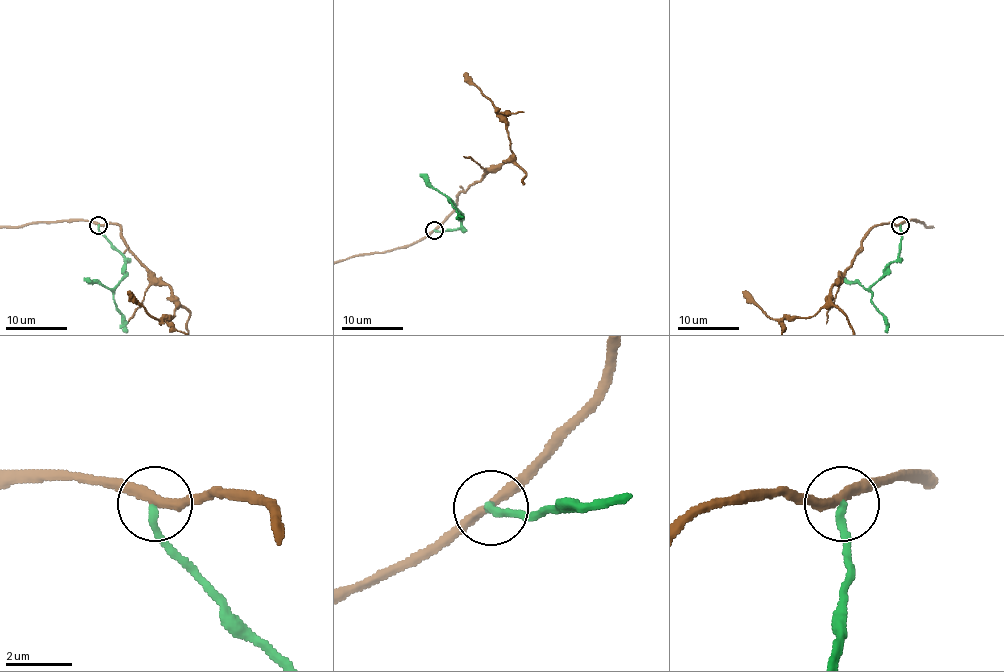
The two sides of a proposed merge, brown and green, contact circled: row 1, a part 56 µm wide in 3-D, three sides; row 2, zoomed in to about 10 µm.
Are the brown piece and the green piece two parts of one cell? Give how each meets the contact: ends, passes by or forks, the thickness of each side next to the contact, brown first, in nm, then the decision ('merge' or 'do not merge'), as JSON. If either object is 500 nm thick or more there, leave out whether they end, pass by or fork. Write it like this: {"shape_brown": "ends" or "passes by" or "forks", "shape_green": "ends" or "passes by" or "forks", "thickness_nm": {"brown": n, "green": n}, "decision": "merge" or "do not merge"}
{"shape_brown": "passes by", "shape_green": "ends", "thickness_nm": {"brown": 280, "green": 240}, "decision": "do not merge"}

